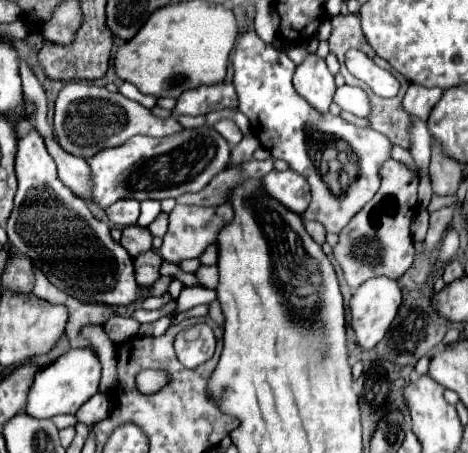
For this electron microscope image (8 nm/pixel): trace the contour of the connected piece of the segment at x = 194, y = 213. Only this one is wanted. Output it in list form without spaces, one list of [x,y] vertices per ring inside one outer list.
[[[229,204],[203,208],[203,206],[175,206],[169,214],[169,230],[163,236],[163,244],[159,248],[159,254],[163,260],[179,264],[185,258],[197,258],[209,244],[215,242],[217,232],[223,224],[227,224],[233,218],[233,210]]]

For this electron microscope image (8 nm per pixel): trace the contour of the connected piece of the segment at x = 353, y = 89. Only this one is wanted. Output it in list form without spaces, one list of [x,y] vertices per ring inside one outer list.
[[[341,86],[335,92],[333,98],[335,104],[341,106],[341,110],[347,110],[359,118],[367,118],[371,112],[371,104],[369,104],[369,96],[365,90],[361,90],[359,86]]]

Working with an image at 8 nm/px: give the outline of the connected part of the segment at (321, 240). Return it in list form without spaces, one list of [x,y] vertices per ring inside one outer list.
[[[305,222],[305,228],[309,232],[309,236],[317,242],[317,244],[325,244],[325,228],[321,228],[321,224],[317,222]]]

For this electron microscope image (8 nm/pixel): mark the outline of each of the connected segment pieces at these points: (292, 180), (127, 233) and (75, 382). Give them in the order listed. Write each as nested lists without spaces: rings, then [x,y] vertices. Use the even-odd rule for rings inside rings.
[[[273,170],[263,178],[265,190],[295,214],[303,214],[309,206],[311,192],[305,178],[293,170]]]
[[[129,226],[129,228],[123,228],[123,234],[121,234],[121,246],[125,246],[125,250],[135,258],[137,254],[141,252],[147,252],[151,248],[151,232],[149,228],[143,228],[143,226]]]
[[[69,350],[53,364],[35,374],[33,386],[27,394],[25,412],[33,418],[53,418],[57,414],[75,414],[93,394],[99,392],[101,362],[91,350]]]

